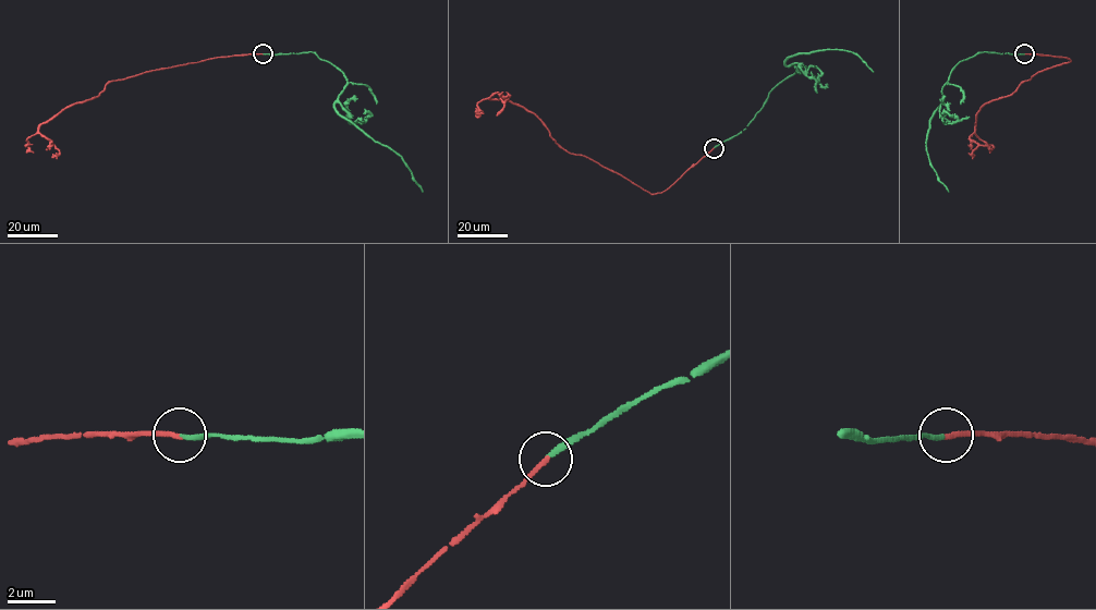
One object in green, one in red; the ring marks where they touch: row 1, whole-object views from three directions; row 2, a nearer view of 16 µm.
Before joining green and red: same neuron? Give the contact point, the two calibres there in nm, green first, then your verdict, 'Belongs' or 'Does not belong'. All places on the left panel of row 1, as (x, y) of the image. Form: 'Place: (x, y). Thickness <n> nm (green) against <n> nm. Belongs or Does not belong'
Place: (263, 53). Thickness 200 nm (green) against 220 nm. Belongs

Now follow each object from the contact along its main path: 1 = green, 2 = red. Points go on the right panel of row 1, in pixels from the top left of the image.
1: (1024, 53), (978, 52), (949, 74), (925, 146), (948, 192)
2: (1024, 53), (1071, 61), (1039, 71), (1013, 93), (984, 105), (970, 137), (977, 145), (973, 157)

